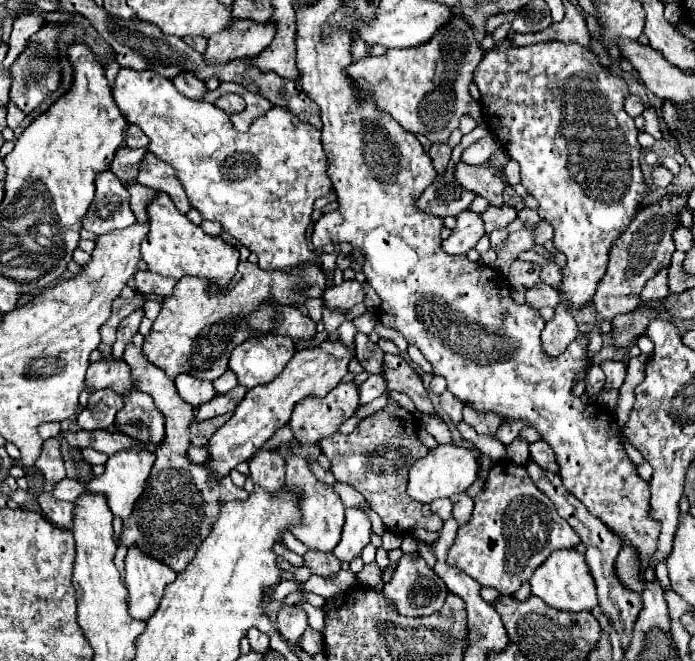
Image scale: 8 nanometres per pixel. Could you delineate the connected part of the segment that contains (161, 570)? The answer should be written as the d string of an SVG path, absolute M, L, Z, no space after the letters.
M128 548L126 556L126 586L130 614L138 620L148 620L156 612L164 586L176 580L176 572L152 556L144 556L140 548Z

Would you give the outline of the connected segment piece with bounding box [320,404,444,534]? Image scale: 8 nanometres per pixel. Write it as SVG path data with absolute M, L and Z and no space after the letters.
M388 404L386 408L366 416L350 434L336 432L320 440L322 454L332 462L332 474L338 482L354 486L372 506L372 510L384 520L386 528L396 534L406 534L414 528L438 532L442 528L440 516L406 494L410 466L428 454L428 448L418 438L418 424L412 412Z

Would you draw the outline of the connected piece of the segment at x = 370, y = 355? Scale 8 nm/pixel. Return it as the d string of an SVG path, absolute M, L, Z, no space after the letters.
M362 332L356 334L356 358L360 360L364 370L378 374L382 370L382 356L384 356L384 352L380 350L378 344L370 342L368 336Z

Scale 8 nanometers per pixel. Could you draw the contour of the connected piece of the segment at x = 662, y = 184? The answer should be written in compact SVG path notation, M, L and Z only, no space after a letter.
M656 166L652 170L652 184L654 184L654 188L666 188L672 182L672 178L674 178L672 172L666 170L664 166Z

